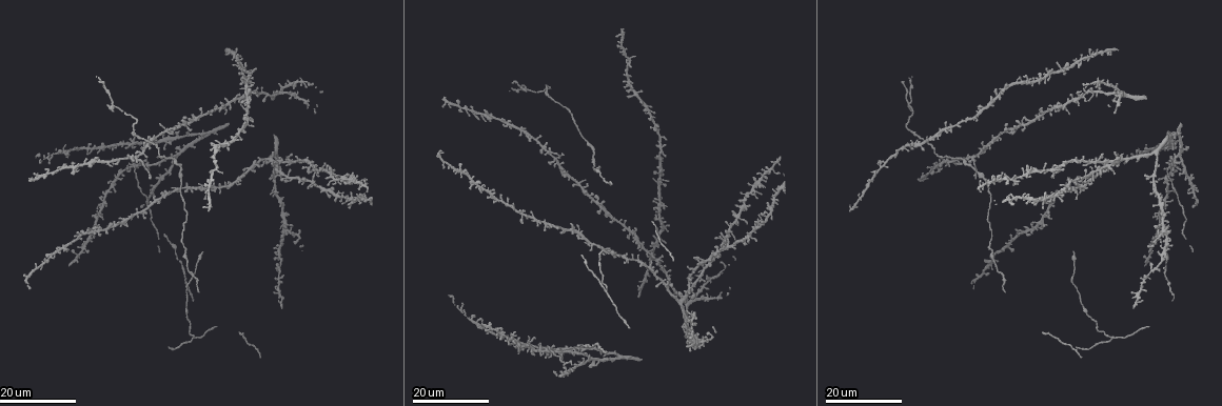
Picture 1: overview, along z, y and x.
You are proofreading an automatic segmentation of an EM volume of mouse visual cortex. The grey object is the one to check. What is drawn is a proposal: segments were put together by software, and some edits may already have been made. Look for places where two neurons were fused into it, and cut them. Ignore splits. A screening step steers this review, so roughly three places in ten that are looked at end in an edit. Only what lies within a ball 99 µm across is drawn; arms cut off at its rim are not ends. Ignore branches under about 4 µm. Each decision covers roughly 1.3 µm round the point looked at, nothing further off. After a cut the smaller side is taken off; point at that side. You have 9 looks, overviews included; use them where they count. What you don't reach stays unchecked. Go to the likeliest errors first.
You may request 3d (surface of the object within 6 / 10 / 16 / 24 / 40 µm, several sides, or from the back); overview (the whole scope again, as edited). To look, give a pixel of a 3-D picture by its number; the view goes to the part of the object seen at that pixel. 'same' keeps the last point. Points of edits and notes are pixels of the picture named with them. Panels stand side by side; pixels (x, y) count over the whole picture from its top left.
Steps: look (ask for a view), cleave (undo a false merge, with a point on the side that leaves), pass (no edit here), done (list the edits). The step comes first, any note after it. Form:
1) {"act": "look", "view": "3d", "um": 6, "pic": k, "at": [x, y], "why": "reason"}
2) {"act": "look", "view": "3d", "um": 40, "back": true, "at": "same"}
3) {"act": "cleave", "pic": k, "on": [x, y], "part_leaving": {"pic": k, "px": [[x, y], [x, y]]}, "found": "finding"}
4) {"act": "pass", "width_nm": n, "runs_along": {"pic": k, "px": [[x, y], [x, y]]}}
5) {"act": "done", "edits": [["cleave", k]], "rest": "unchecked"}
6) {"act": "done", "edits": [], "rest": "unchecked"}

{"act": "look", "view": "3d", "um": 24, "pic": 1, "at": [970, 158], "why": "looks like a crossing"}

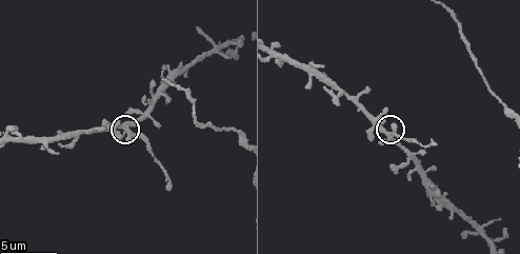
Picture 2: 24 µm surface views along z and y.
{"act": "look", "view": "3d", "um": 6, "pic": 2, "at": [127, 131], "why": "closer look"}

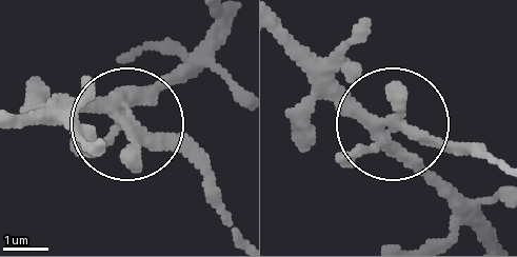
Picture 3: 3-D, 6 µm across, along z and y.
{"act": "cleave", "pic": 3, "on": [184, 144], "side_arm_um": 7, "arms": 4, "found": "two neurons meet here"}

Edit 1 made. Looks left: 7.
{"act": "look", "view": "overview", "why": "see it whole again"}

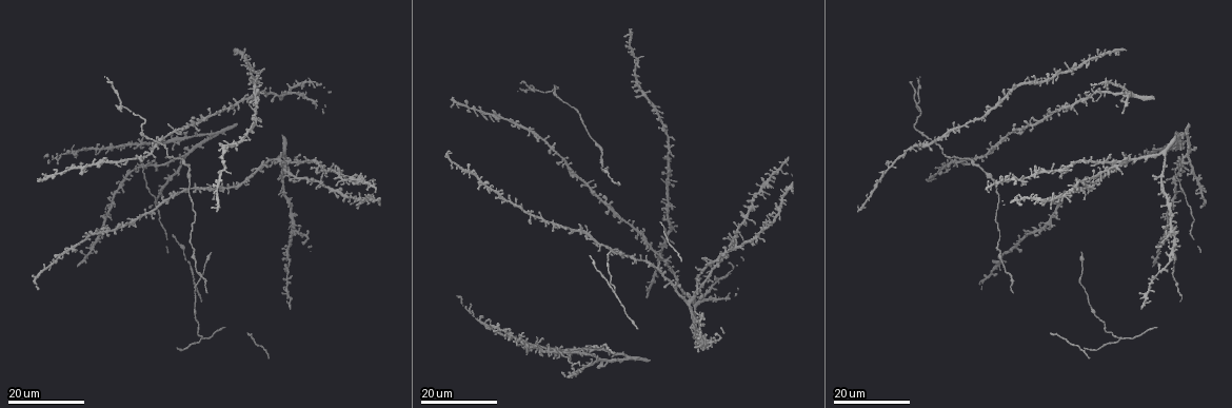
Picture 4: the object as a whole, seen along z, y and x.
{"act": "look", "view": "3d", "um": 24, "pic": 4, "at": [708, 279], "why": "four or more arms meet"}

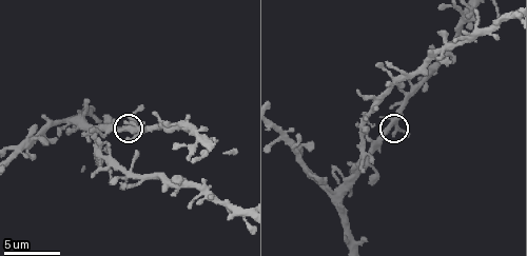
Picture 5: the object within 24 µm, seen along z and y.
{"act": "look", "view": "3d", "um": 6, "pic": 5, "at": [395, 123]}

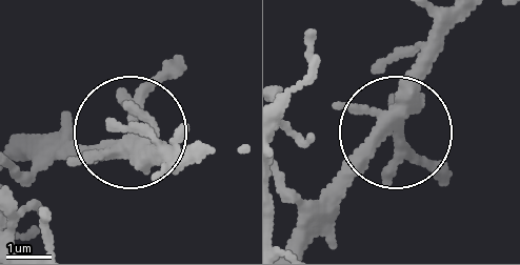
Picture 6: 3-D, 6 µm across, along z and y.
{"act": "pass", "width_nm": 300, "runs_along": {"pic": 6, "px": [[286, 244], [393, 130], [445, 183]]}, "found": "one neuron here"}

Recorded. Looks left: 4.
{"act": "look", "view": "3d", "um": 16, "pic": 4, "at": [1119, 340], "why": "three-way junction"}

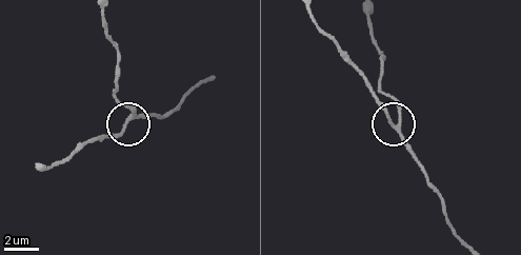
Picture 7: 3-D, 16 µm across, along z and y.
{"act": "look", "view": "3d", "um": 10, "pic": 7, "at": [130, 117]}

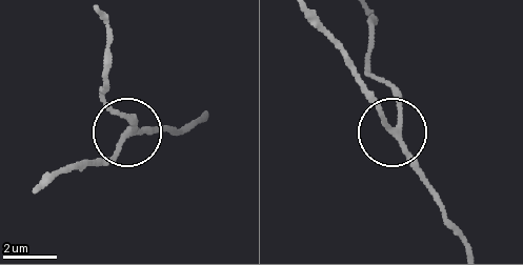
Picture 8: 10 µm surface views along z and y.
{"act": "pass", "width_nm": 190, "found": "all the same neuron"}

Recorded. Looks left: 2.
{"act": "look", "view": "3d", "um": 16, "pic": 4, "at": [242, 97], "why": "side arm on a straight run"}

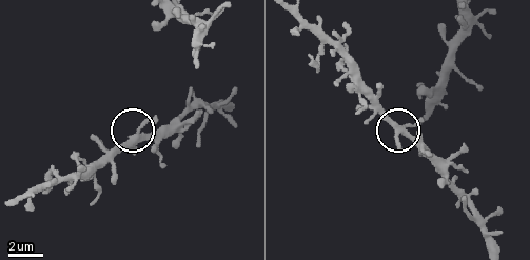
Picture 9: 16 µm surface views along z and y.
{"act": "look", "view": "3d", "um": 6, "pic": 9, "at": [140, 127], "why": "closer look"}

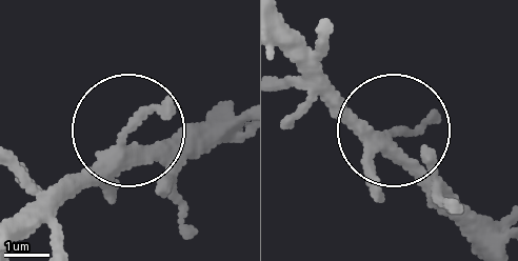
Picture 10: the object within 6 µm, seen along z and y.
{"act": "pass", "width_nm": 270, "runs_along": {"pic": 10, "px": [[230, 102], [165, 143], [127, 136], [45, 219]]}, "found": "continuous, no second neuron"}

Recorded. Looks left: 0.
{"act": "done", "edits": [["cleave", 3]], "rest": "unchecked"}

